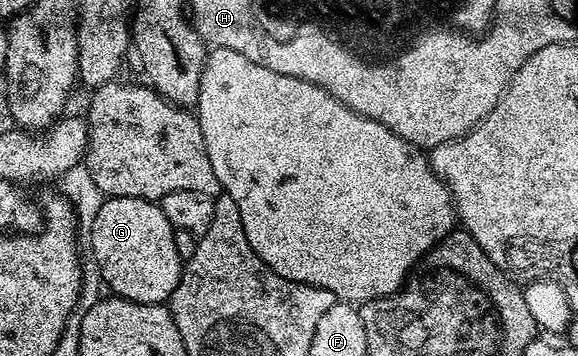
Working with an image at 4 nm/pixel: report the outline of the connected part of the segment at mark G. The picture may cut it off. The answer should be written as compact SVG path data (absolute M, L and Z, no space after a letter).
M110 198L99 209L95 224L91 233L91 248L94 249L95 260L101 270L101 281L118 298L126 298L132 302L143 304L168 303L170 296L181 279L183 254L177 251L178 235L173 225L163 216L160 205L157 202L148 202L146 198Z

